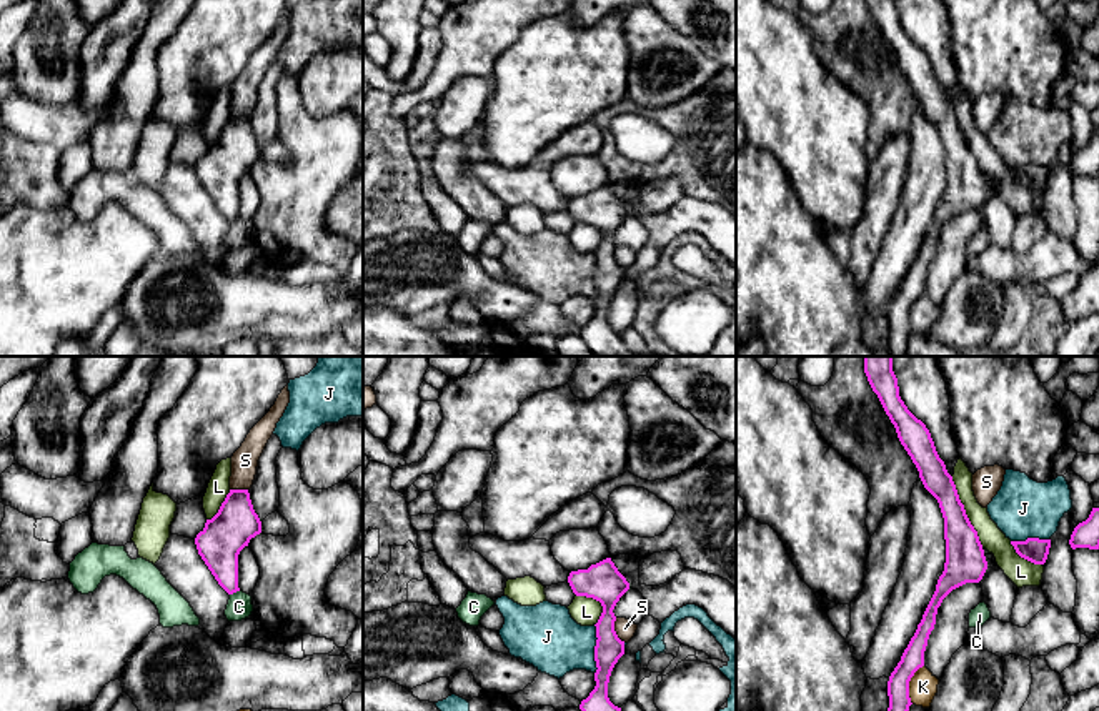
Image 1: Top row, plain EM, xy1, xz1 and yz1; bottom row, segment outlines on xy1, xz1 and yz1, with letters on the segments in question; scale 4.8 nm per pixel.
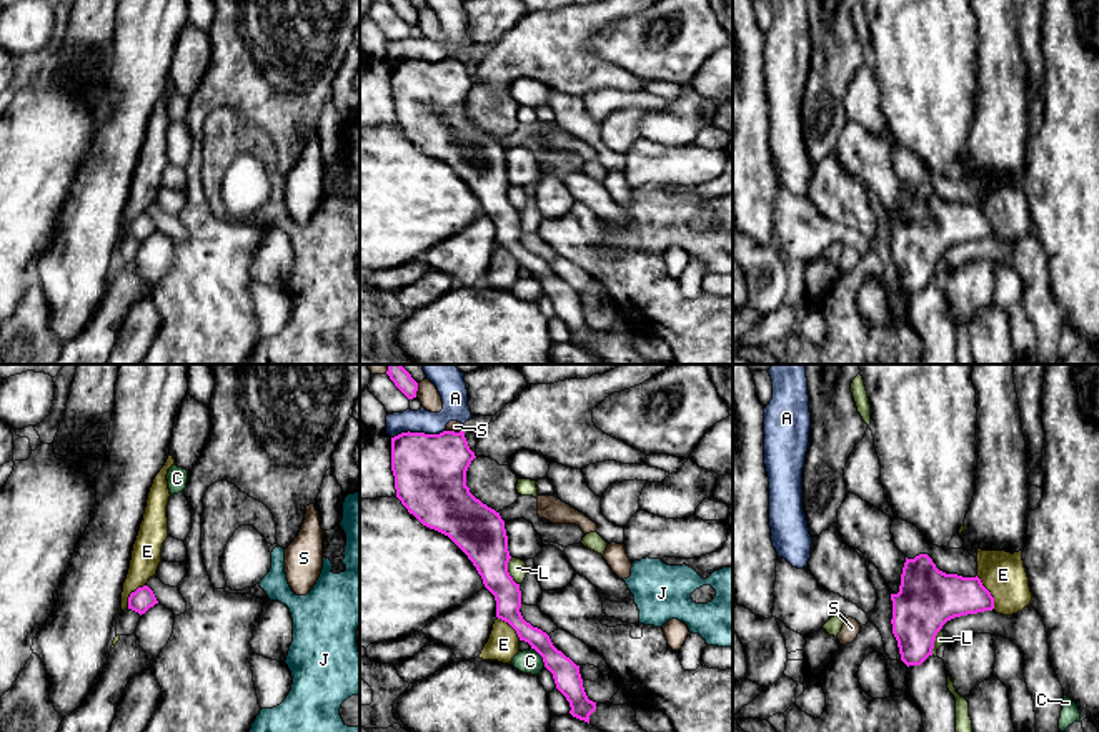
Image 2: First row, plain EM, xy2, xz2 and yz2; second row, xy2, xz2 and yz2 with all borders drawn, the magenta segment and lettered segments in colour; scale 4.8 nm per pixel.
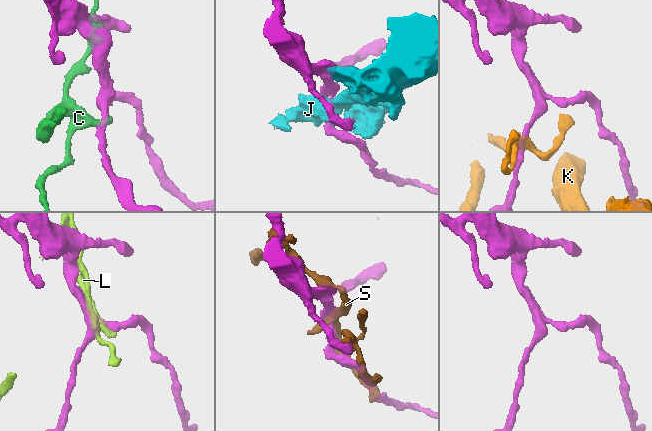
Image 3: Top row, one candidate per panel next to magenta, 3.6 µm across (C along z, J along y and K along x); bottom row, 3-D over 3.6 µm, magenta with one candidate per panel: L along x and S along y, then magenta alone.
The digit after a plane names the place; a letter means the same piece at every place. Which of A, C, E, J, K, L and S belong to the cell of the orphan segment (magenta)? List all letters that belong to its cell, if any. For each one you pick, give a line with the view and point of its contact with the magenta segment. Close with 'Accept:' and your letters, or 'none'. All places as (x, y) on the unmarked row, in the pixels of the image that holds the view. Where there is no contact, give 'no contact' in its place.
L: yz1 (964, 139)
Accept: L

